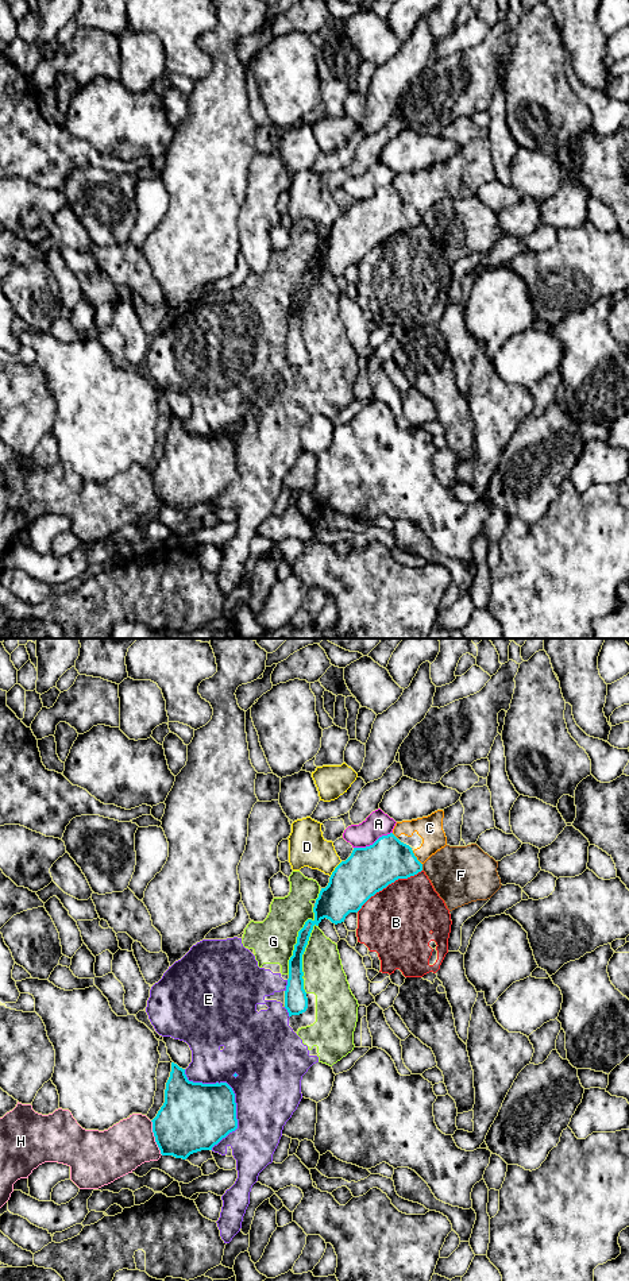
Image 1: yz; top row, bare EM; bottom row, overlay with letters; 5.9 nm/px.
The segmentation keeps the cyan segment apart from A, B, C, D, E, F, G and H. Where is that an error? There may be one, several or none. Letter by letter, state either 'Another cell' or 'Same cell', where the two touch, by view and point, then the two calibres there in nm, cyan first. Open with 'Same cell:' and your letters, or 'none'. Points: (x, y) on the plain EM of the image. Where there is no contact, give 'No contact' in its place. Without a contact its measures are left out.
Same cell: C
A: Another cell. Touches cyan at yz (374, 195). Thickness 280 nm (cyan) against 150 nm
B: Another cell. Touches cyan at yz (389, 235). Thickness 280 nm (cyan) against 420 nm
C: Same cell. Touches cyan at yz (416, 209). Thickness 260 nm (cyan) against 150 nm
D: Another cell. Touches cyan at yz (335, 220). Thickness 280 nm (cyan) against 220 nm
E: Another cell. Touches cyan at yz (234, 447). Thickness 380 nm (cyan) against 400 nm
F: Another cell. Touches cyan at yz (421, 219). Thickness 260 nm (cyan) against 340 nm
G: Another cell. Touches cyan at yz (297, 290). Thickness 130 nm (cyan) against 260 nm
H: Another cell. Touches cyan at yz (155, 490). Thickness 380 nm (cyan) against 300 nm

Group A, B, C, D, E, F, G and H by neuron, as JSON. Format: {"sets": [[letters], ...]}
{"sets": [["A"], ["B"], ["C"], ["D"], ["E", "G"], ["F"], ["H"]]}

